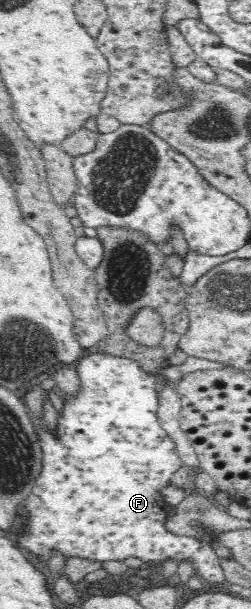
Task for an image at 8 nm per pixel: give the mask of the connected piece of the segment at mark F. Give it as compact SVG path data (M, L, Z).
M91 350L78 360L74 368L80 377L80 391L66 397L56 431L48 431L44 425L44 429L38 433L44 451L42 477L36 477L36 487L32 489L34 495L28 497L28 509L24 509L26 517L22 519L26 521L26 533L20 535L16 543L46 562L54 551L58 551L66 560L80 557L100 563L138 557L151 569L163 561L175 561L178 565L186 562L192 566L198 578L223 584L226 578L220 559L208 540L189 530L182 534L172 533L165 526L168 516L160 491L170 484L172 475L183 463L172 438L166 434L157 418L157 373L144 372L133 352L123 358Z

